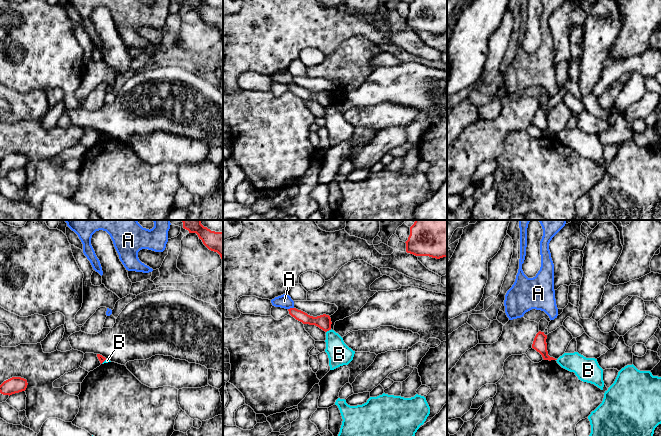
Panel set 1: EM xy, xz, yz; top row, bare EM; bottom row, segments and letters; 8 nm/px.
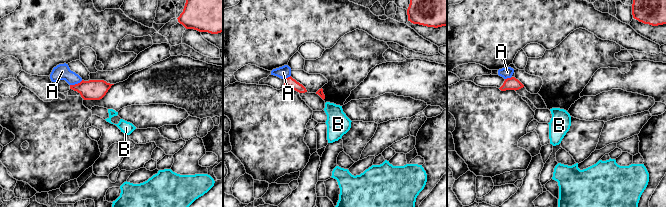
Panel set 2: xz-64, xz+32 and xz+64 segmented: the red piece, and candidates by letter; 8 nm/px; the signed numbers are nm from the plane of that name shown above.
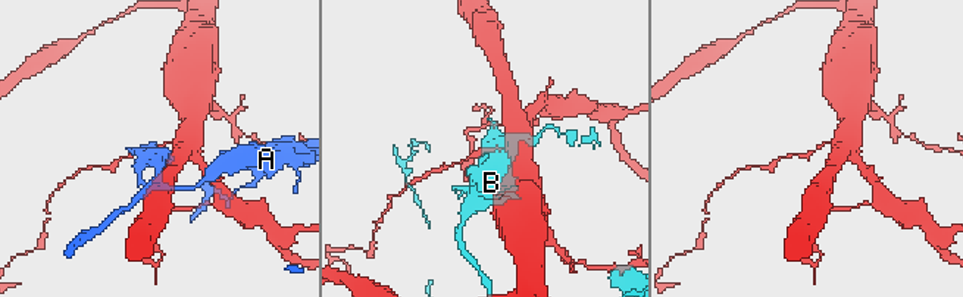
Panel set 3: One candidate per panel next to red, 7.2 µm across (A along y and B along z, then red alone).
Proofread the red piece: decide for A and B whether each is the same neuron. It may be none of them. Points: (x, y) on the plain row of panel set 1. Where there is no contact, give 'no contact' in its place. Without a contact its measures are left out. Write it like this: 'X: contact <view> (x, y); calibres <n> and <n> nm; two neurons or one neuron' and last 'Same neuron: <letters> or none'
A: contact xz (290, 84); calibres 90 and 110 nm; two neurons
B: contact xz (328, 106); calibres 110 and 190 nm; two neurons
Same neuron: none

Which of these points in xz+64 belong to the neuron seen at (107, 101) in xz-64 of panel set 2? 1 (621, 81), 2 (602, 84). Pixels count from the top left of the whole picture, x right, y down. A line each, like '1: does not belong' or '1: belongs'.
1: belongs
2: belongs

